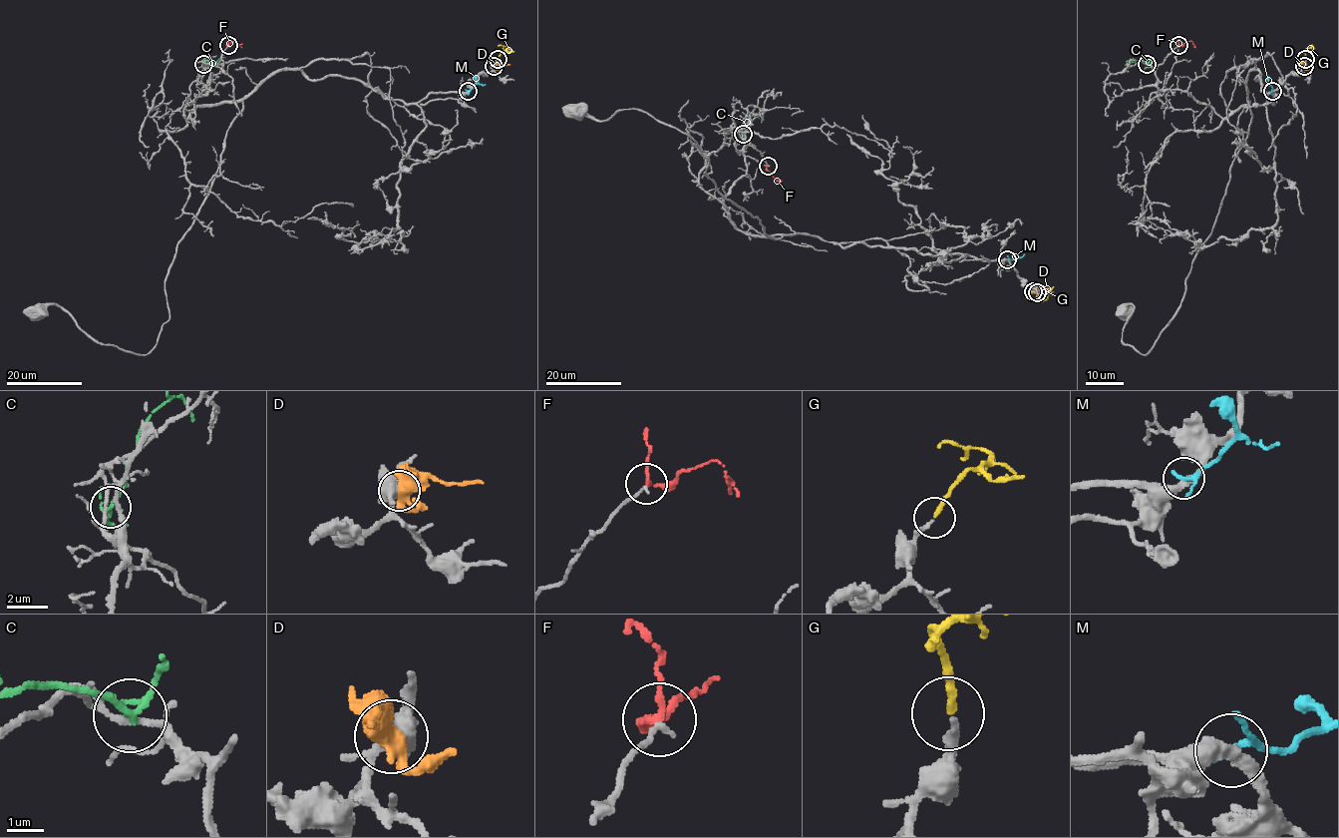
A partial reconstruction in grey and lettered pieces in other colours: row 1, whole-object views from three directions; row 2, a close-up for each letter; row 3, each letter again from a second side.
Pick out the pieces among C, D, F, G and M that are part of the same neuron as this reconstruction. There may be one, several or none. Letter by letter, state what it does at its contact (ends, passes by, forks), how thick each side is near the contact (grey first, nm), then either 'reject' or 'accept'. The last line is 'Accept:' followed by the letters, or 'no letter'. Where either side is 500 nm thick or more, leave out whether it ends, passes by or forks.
C: it forks there; 140 nm thick on the grey side, 140 nm on the other; reject
D: 440 nm thick on the grey side, 500 nm on the other; reject
F: it passes by; 170 nm thick on the grey side, 160 nm on the other; accept
G: it ends there; 200 nm thick on the grey side, 200 nm on the other; accept
M: it passes by; 360 nm thick on the grey side, 180 nm on the other; reject
Accept: F, G

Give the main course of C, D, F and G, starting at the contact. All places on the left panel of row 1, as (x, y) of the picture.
C: (203, 64), (206, 61), (214, 63), (218, 59)
D: (495, 66), (509, 64)
F: (228, 45), (235, 41), (241, 48)
G: (498, 59), (507, 48), (499, 46)

